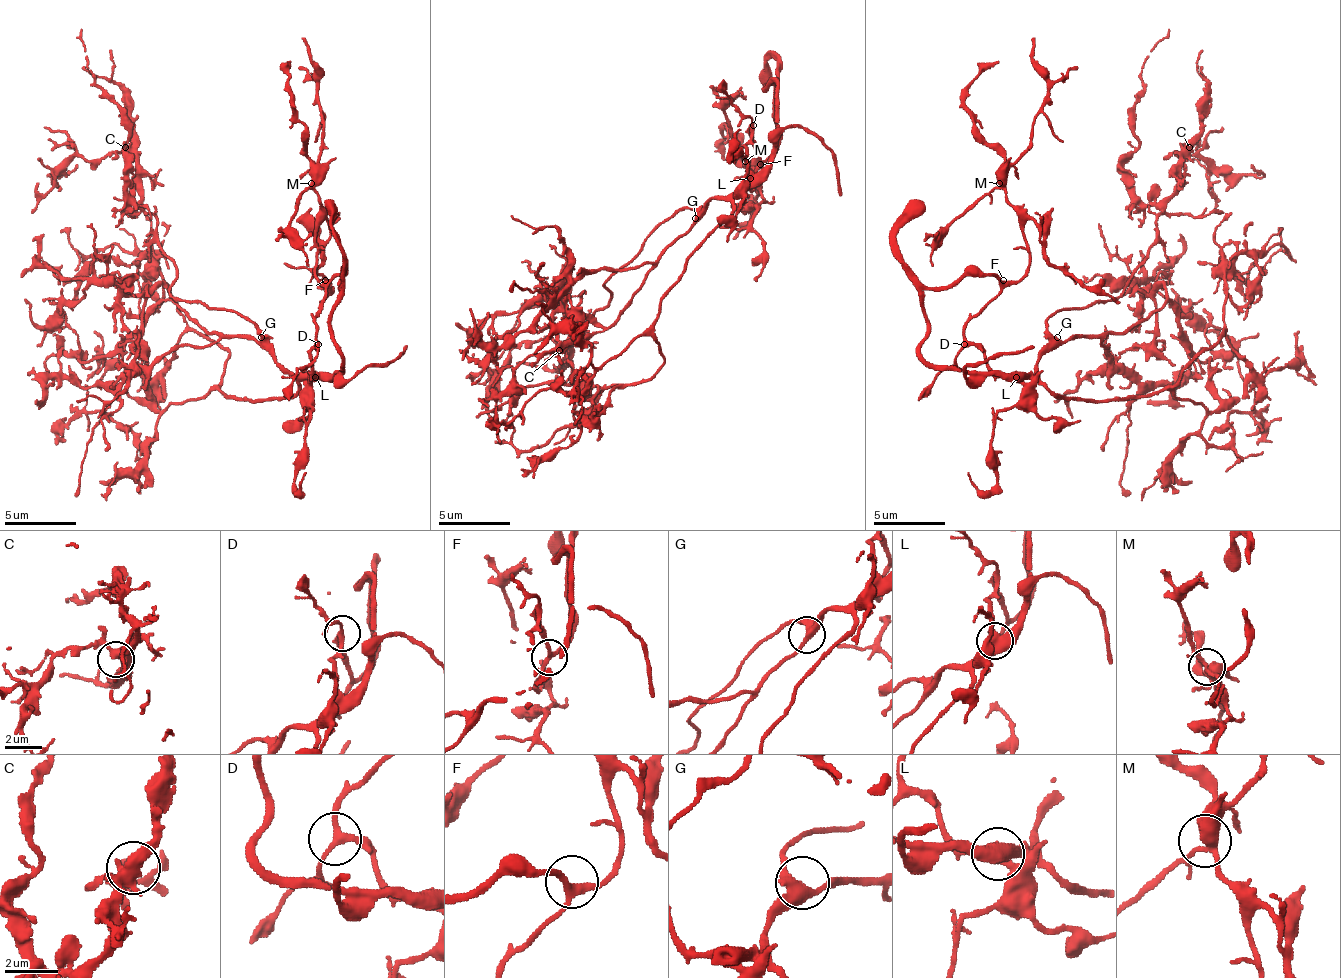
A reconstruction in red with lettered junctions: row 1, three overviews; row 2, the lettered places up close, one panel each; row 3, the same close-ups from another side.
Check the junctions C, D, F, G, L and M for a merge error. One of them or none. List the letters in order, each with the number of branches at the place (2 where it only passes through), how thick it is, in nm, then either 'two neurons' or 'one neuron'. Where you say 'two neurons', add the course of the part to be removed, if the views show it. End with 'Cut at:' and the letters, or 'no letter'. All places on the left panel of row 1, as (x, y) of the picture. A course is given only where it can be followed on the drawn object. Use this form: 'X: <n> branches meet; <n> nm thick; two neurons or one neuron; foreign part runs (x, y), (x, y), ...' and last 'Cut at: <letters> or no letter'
C: 3 branches meet; 420 nm thick; one neuron
D: 3 branches meet; 200 nm thick; one neuron
F: 3 branches meet; 240 nm thick; one neuron
G: 3 branches meet; 380 nm thick; one neuron
L: 3 branches meet; 500 nm thick; one neuron
M: 3 branches meet; 360 nm thick; one neuron
Cut at: no letter

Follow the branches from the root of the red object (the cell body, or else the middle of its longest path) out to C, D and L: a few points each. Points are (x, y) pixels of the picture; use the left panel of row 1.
C: (279, 362), (247, 319), (171, 294), (175, 262), (161, 248), (157, 219), (136, 183), (136, 158), (125, 147)
D: (279, 362), (293, 373), (307, 373), (311, 376), (311, 355), (318, 344)
L: (279, 362), (293, 373), (315, 376)

